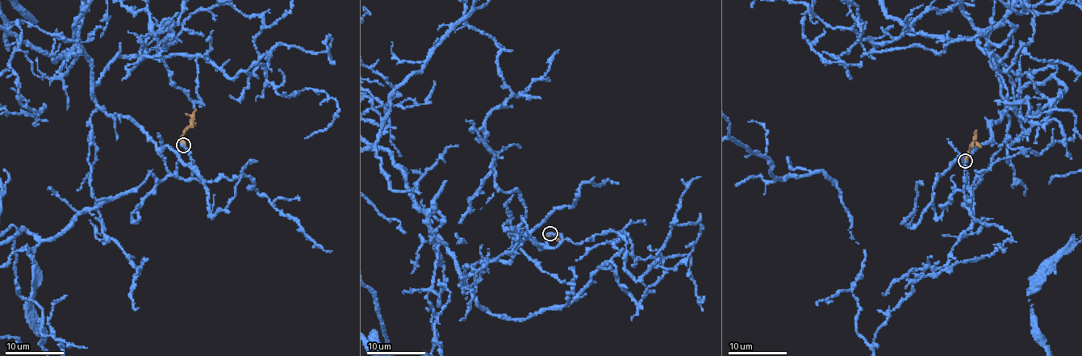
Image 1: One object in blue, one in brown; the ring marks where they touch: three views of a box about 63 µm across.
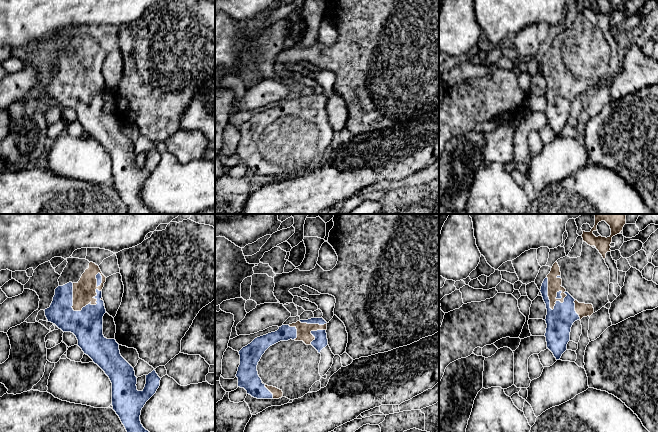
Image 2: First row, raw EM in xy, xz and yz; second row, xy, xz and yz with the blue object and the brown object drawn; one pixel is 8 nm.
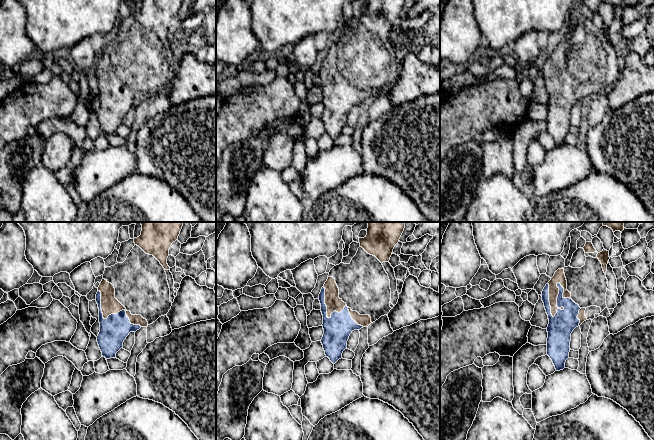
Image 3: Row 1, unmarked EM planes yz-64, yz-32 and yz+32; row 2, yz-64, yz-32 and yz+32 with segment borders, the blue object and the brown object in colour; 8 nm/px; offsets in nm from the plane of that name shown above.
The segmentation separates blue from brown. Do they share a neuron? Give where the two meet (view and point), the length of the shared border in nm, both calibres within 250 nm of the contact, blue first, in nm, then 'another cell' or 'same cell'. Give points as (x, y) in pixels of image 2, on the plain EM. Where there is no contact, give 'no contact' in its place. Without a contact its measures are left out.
contact xy (95, 74); length 380 nm; calibres 260 and 180 nm; same cell

